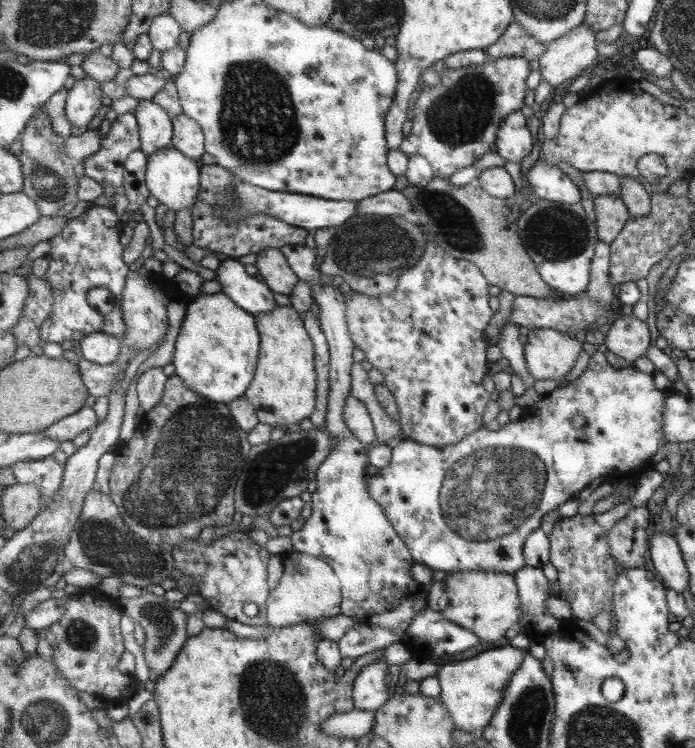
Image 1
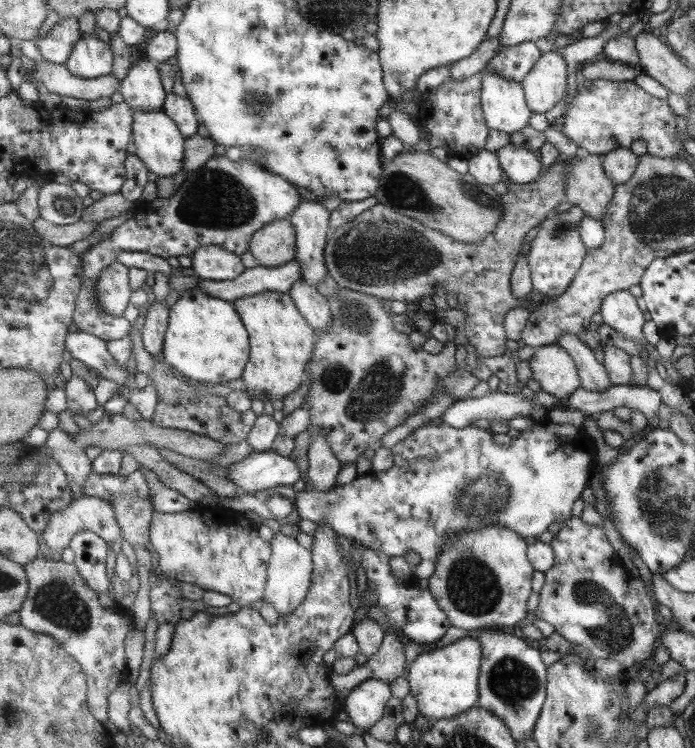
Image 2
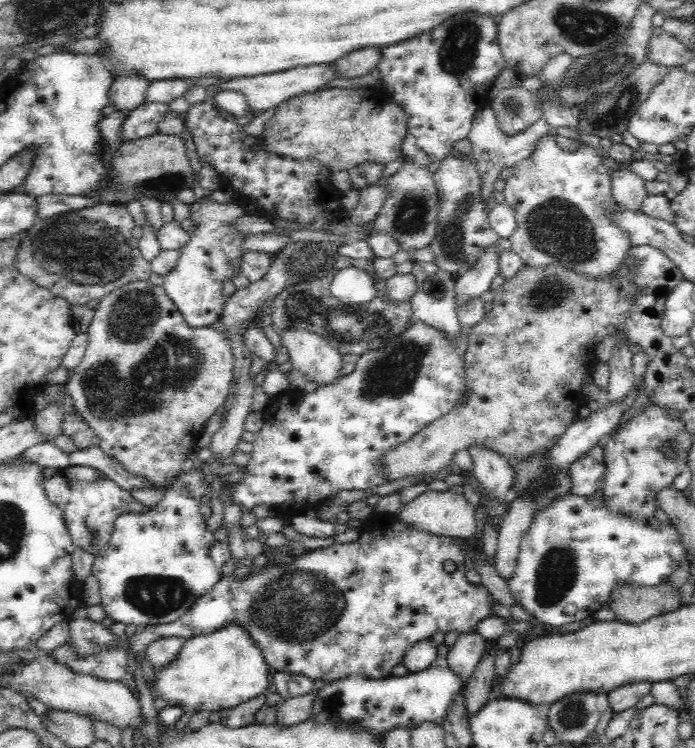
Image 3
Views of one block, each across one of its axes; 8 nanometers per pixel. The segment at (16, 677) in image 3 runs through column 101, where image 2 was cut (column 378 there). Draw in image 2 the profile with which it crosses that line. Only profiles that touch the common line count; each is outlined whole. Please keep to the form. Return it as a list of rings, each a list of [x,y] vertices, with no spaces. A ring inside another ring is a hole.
[[[367,679],[349,692],[343,710],[354,732],[368,732],[383,715],[385,702],[391,698],[387,682]]]

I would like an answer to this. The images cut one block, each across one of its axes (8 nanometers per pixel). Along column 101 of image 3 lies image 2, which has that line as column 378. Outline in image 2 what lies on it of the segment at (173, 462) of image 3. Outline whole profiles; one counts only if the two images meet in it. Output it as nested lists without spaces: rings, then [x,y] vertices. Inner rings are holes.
[[[337,286],[337,293],[325,296],[329,306],[331,325],[325,333],[318,334],[316,348],[309,358],[309,391],[302,406],[309,407],[309,430],[313,436],[323,433],[337,461],[342,467],[348,463],[356,464],[357,455],[365,450],[381,448],[378,442],[390,429],[401,425],[412,414],[421,408],[423,400],[429,399],[436,382],[455,370],[454,353],[456,346],[446,342],[438,354],[428,354],[420,347],[411,346],[405,338],[406,334],[395,332],[387,312],[383,310],[377,296],[369,296],[363,292],[347,290]]]

